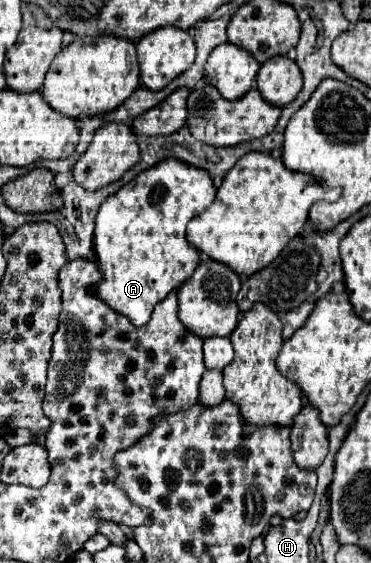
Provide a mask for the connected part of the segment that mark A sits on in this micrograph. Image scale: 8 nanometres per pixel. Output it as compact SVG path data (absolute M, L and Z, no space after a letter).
M176 157L158 161L154 167L138 173L134 181L120 187L112 197L108 197L96 215L94 251L102 271L102 285L98 285L98 297L106 301L114 311L130 317L134 325L144 325L150 321L152 309L160 303L172 289L178 289L190 273L194 273L200 263L200 251L188 241L186 225L192 217L202 213L216 199L216 187L206 169L186 165Z

